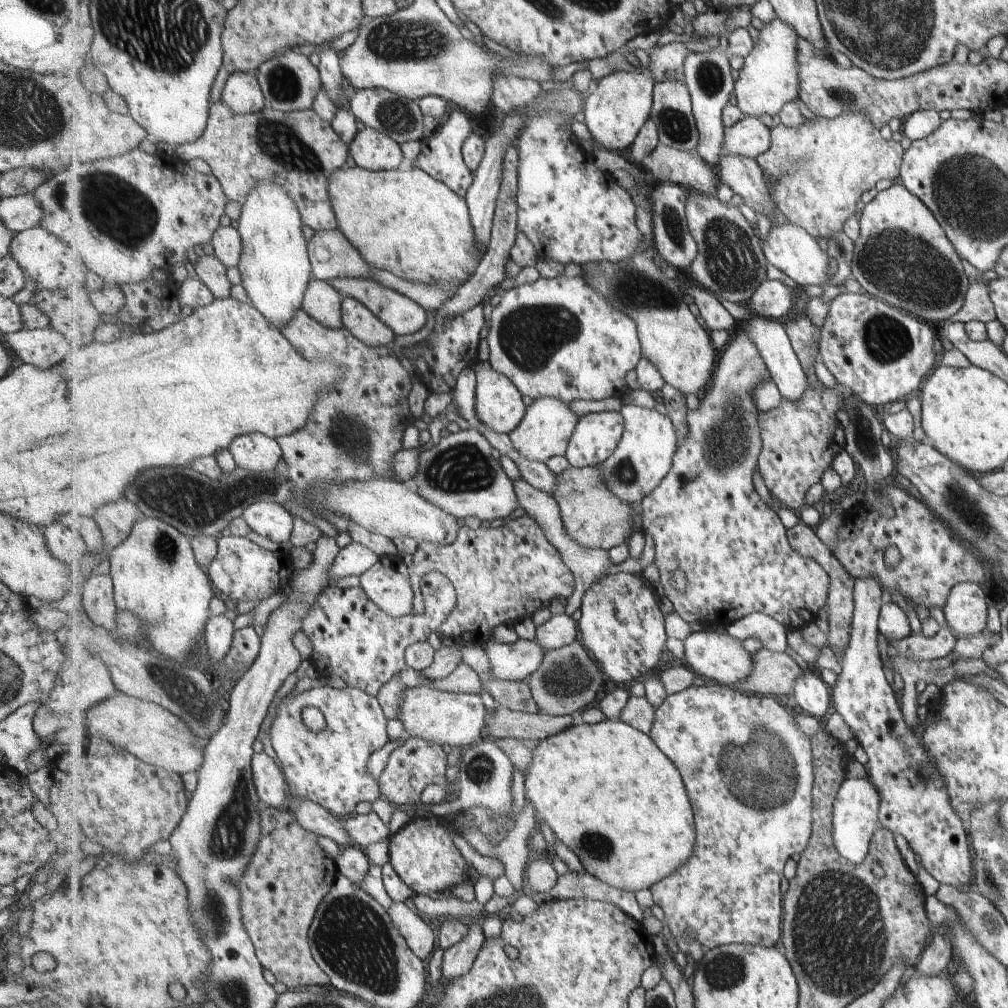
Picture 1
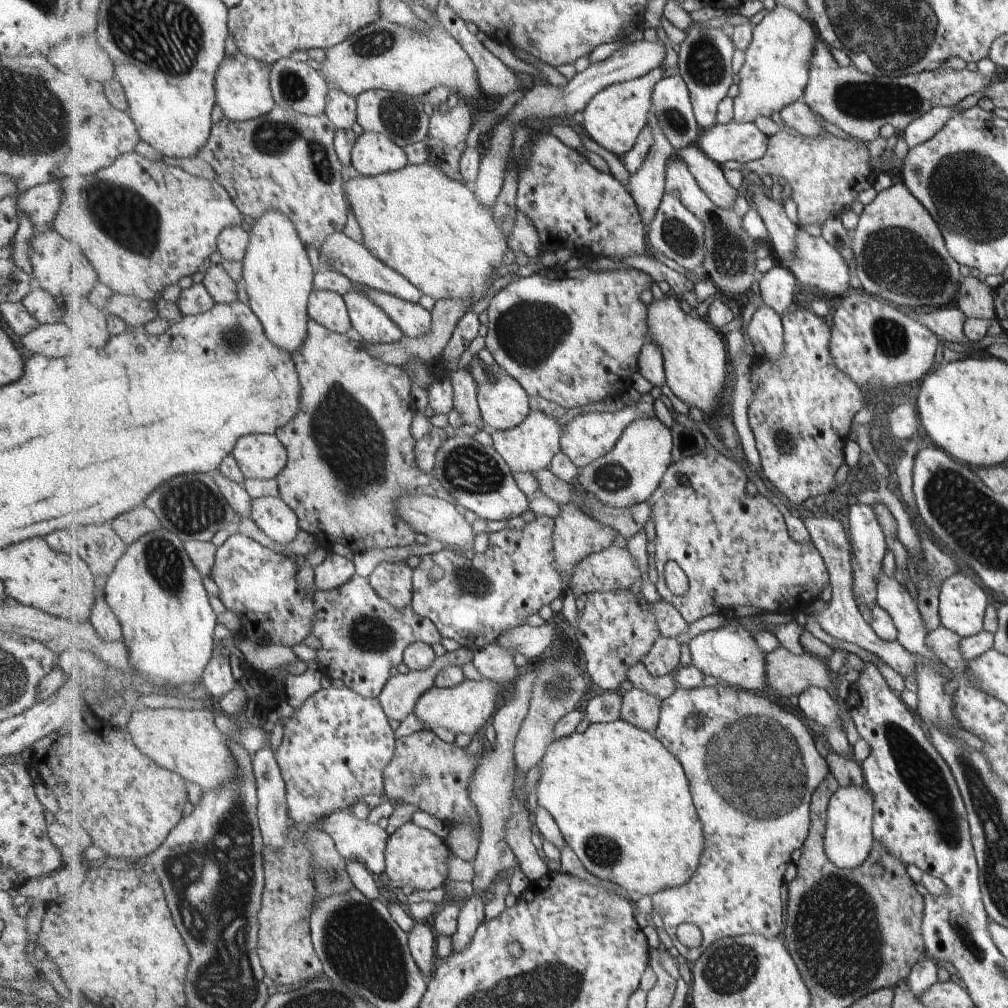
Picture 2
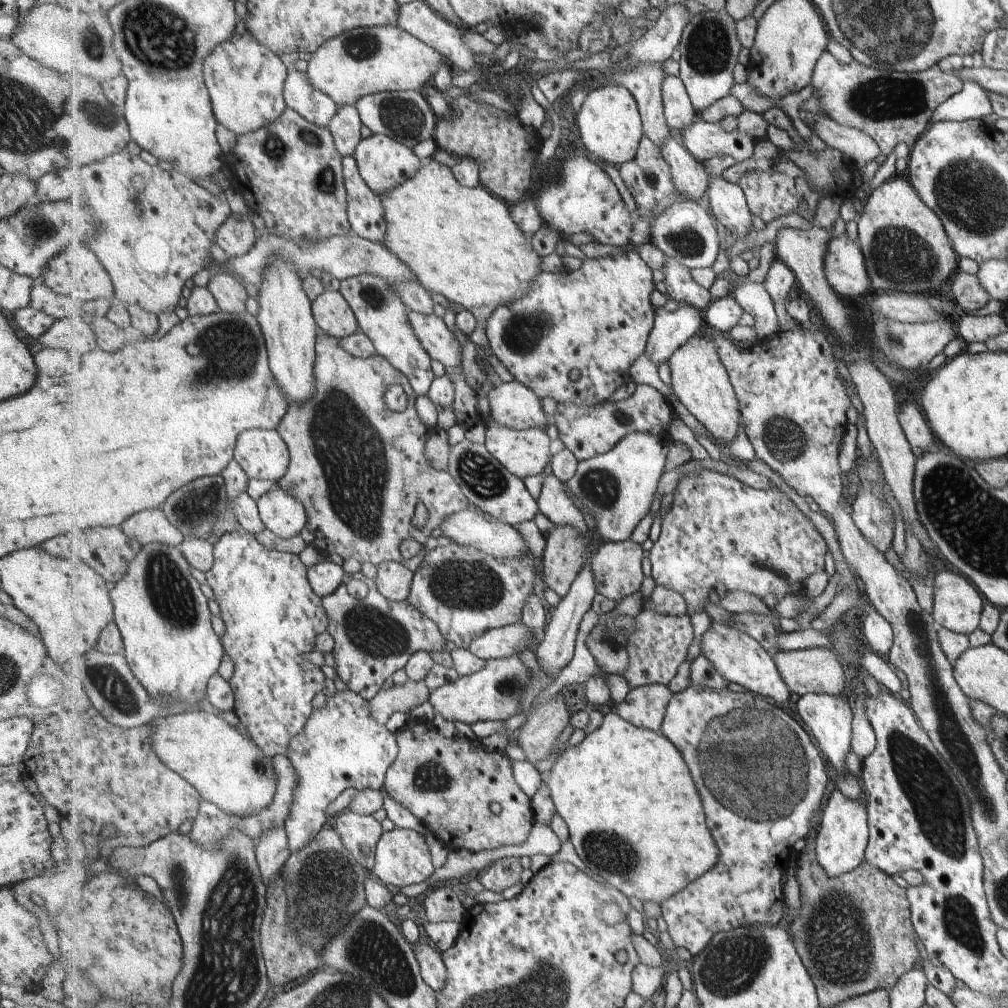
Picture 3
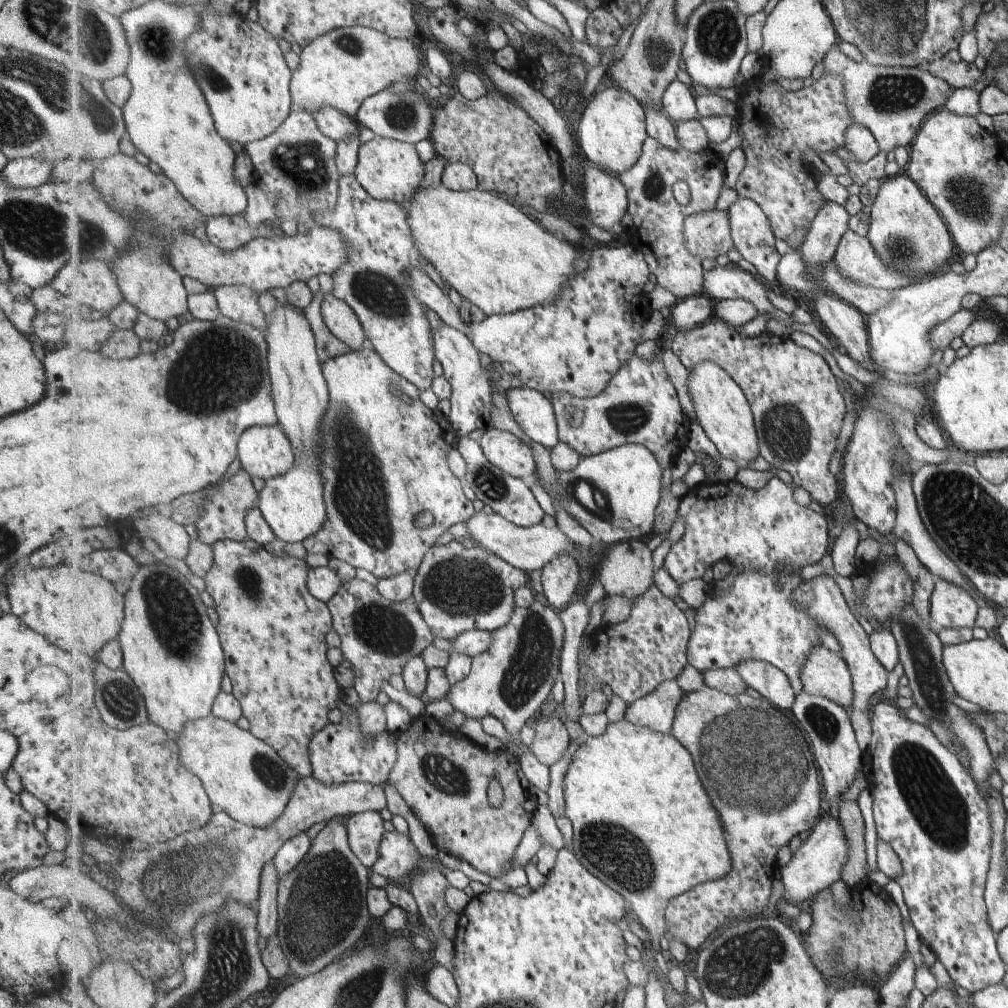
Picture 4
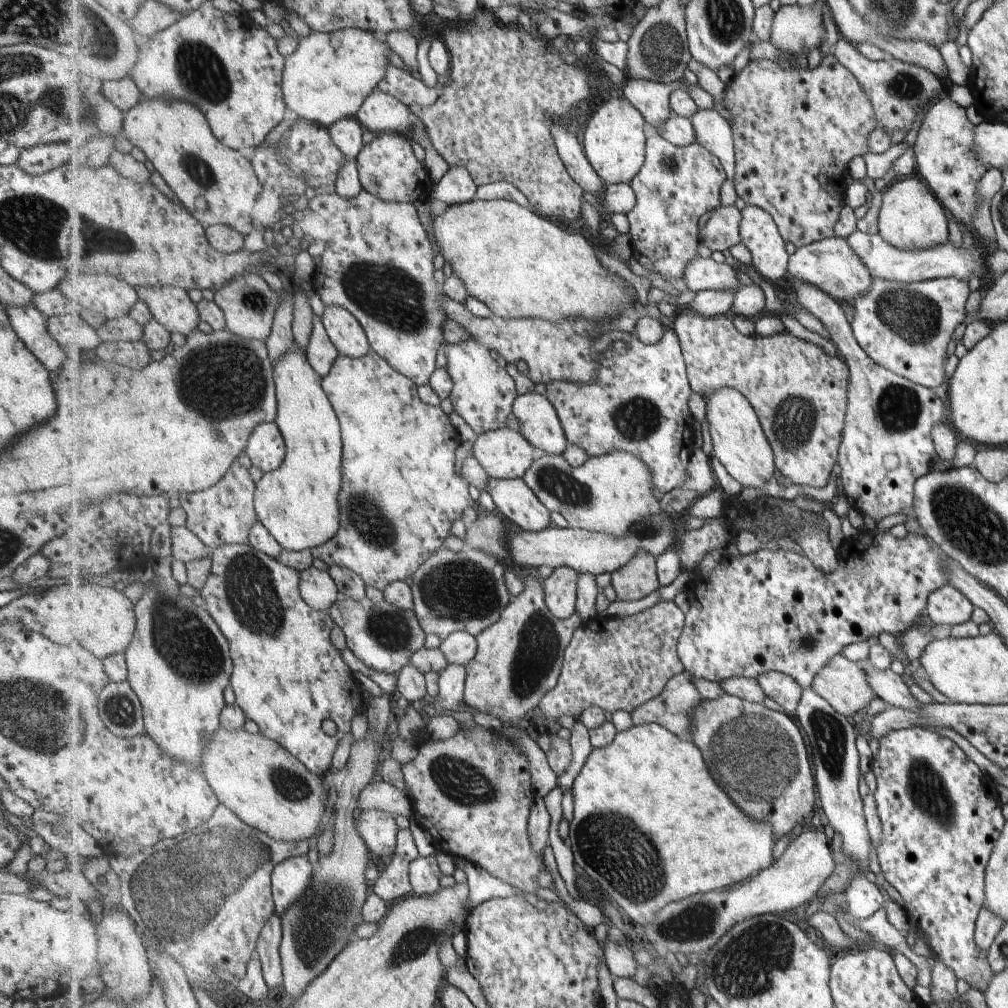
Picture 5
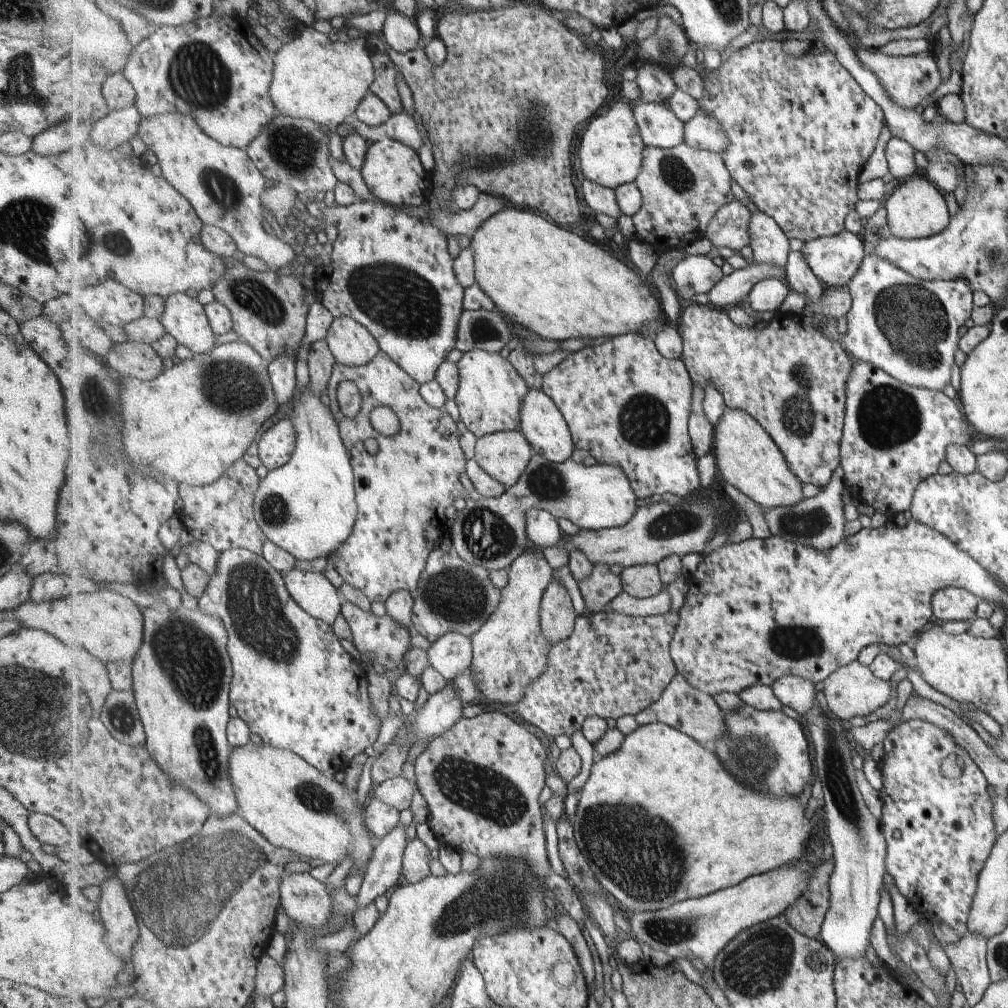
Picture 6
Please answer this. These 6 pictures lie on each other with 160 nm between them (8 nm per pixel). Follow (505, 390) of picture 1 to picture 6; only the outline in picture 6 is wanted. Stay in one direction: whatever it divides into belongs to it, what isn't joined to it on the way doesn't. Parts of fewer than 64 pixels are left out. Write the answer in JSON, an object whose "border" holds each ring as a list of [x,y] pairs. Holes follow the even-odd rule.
{"border":[[[531,389],[525,397],[520,410],[520,428],[535,452],[545,455],[551,462],[561,464],[572,458],[576,446],[568,422],[557,403],[542,389]]]}

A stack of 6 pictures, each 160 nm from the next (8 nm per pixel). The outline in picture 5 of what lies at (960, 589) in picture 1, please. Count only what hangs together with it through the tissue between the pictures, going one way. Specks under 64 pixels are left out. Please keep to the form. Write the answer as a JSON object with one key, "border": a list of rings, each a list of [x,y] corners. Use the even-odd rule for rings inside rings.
{"border":[[[945,584],[928,595],[925,616],[932,625],[959,625],[972,617],[971,604],[956,587]]]}

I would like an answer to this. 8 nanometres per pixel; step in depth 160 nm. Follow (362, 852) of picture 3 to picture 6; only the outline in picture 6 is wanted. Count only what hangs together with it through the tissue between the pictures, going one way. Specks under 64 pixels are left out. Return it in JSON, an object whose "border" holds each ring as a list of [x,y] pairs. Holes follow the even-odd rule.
{"border":[[[370,797],[370,801],[365,807],[365,820],[369,830],[373,832],[377,841],[391,834],[399,826],[399,809],[381,800]]]}

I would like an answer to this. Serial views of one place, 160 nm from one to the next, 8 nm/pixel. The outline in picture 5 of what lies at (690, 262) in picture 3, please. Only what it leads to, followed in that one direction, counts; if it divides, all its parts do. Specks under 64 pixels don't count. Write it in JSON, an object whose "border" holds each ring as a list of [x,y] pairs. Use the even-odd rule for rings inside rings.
{"border":[[[722,206],[700,230],[701,242],[711,251],[725,252],[742,243],[743,212],[737,206]]]}

